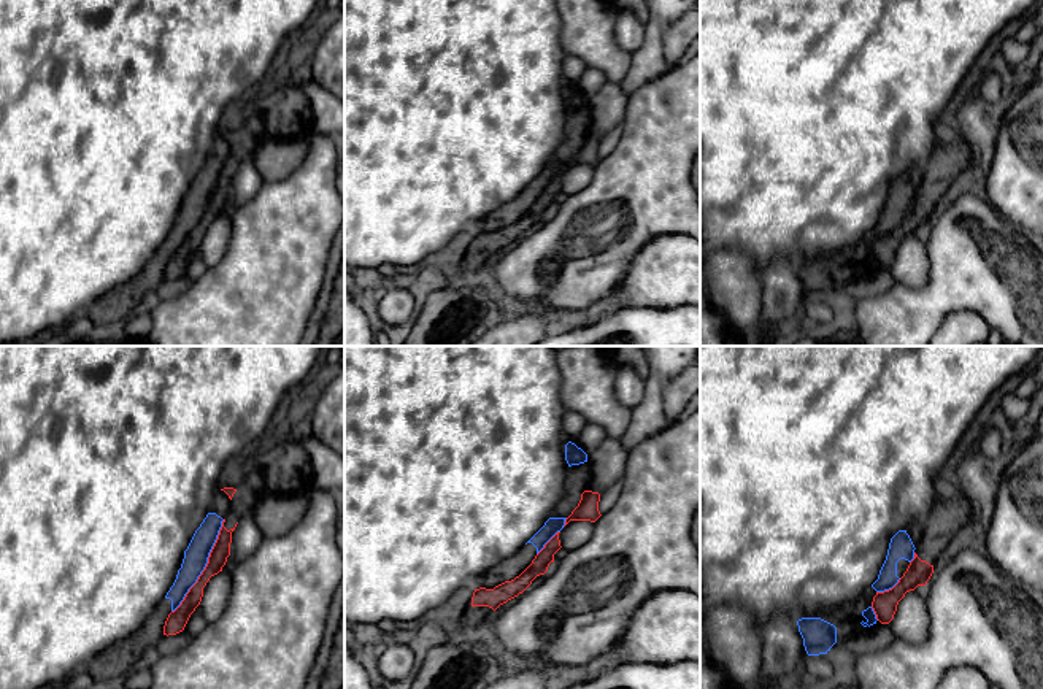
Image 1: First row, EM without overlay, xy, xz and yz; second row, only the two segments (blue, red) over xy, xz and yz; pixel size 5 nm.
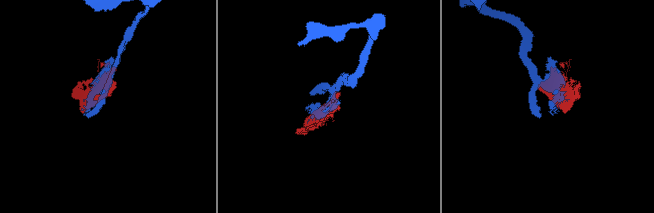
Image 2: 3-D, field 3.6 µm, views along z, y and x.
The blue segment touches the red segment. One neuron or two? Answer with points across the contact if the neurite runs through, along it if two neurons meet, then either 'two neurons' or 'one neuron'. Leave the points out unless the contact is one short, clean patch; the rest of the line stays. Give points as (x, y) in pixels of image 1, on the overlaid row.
two neurons

